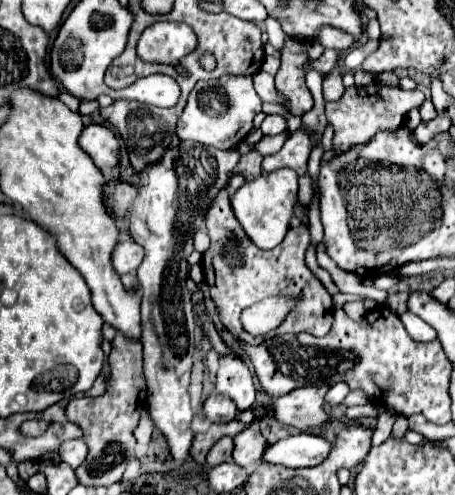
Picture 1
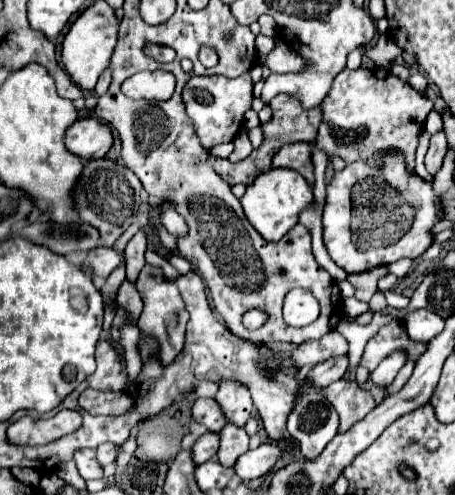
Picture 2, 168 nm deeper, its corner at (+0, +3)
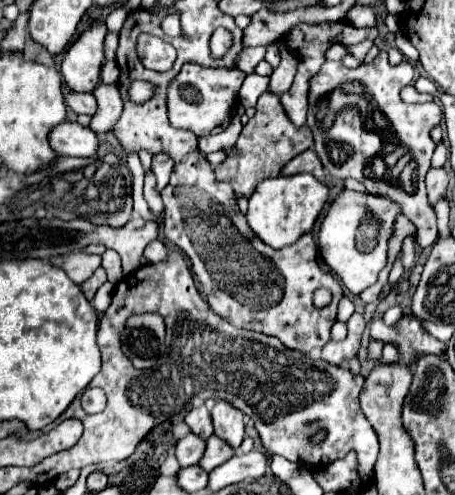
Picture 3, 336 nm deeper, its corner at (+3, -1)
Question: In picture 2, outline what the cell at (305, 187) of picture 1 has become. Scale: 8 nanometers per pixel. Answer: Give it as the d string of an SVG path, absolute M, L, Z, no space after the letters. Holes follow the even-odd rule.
M350 297L350 299L342 299L342 305L344 305L344 311L346 311L350 317L358 317L360 313L364 313L364 311L370 309L366 303L360 303L360 301L354 299L354 297Z

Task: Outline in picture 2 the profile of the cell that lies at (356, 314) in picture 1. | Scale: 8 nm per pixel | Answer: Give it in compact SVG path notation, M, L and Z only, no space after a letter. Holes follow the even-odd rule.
M376 267L370 272L349 274L347 280L354 280L354 285L356 285L356 299L370 303L372 295L377 291L377 283L382 275L386 275L386 267Z

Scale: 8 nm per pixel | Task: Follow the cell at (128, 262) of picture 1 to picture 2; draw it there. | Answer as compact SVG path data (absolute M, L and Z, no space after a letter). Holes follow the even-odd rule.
M96 247L88 253L82 267L88 267L92 271L92 282L97 289L101 289L108 275L122 263L124 263L124 255L120 255L116 249Z

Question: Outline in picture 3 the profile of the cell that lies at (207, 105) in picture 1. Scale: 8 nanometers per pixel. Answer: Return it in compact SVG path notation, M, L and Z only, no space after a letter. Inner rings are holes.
M185 63L181 71L171 79L167 87L167 109L169 123L177 129L195 133L197 137L217 133L229 125L231 111L237 103L237 93L245 73L239 69L221 69L221 67L203 67L197 63Z

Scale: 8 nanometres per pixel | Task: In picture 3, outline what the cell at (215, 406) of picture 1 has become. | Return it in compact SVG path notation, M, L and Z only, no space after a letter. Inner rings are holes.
M199 405L199 407L193 407L187 417L185 417L185 423L189 425L189 429L201 437L201 439L209 439L213 435L213 425L211 425L211 417L209 417L209 411L205 405Z

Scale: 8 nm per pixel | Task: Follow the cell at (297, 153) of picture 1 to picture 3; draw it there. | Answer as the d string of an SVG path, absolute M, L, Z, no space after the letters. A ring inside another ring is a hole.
M313 149L303 151L299 157L291 159L283 167L283 175L297 175L297 173L311 173L319 181L325 181L325 177L323 177L323 165L321 165L321 161L319 161L319 157L315 155Z

